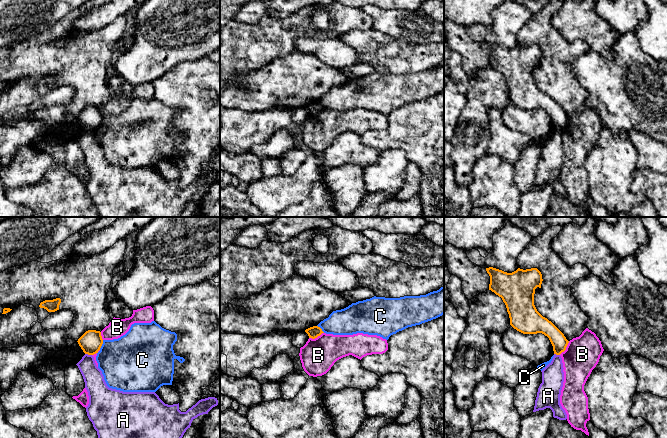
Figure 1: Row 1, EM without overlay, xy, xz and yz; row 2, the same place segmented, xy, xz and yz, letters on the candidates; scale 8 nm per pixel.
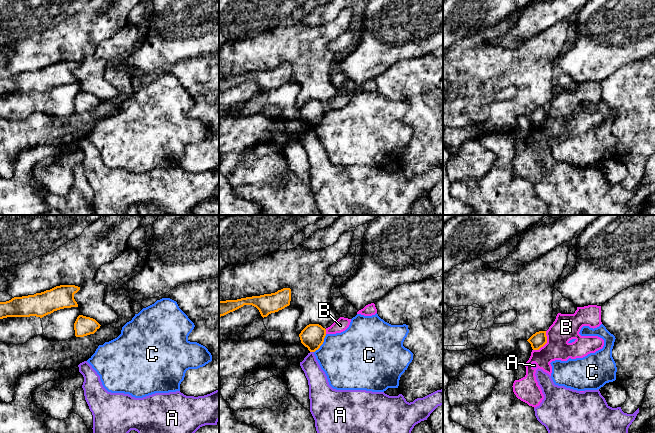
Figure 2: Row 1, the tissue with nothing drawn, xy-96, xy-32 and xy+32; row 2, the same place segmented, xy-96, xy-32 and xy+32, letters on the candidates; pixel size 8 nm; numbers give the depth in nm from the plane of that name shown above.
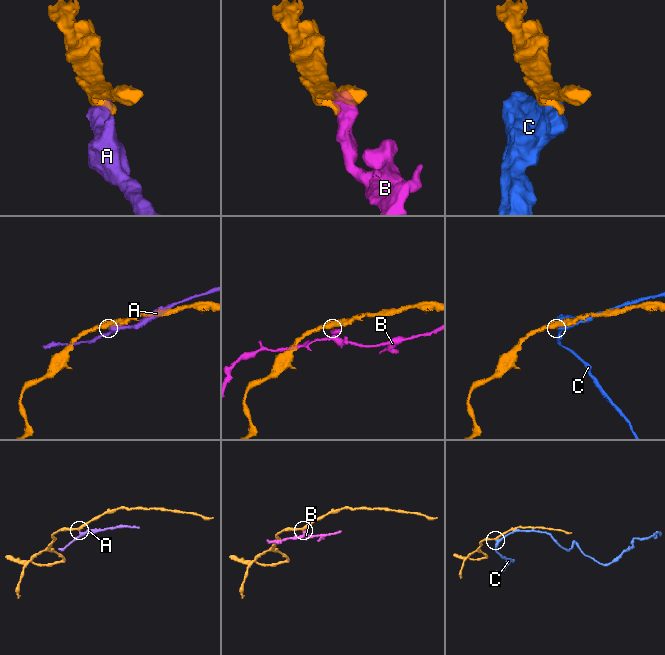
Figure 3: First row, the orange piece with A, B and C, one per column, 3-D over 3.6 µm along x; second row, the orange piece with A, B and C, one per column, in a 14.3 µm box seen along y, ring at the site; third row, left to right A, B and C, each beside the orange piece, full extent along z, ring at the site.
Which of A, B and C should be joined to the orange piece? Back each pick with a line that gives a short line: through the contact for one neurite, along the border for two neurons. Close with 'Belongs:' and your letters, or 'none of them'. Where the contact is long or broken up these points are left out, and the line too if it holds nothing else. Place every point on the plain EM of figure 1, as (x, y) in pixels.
Belongs: none of them

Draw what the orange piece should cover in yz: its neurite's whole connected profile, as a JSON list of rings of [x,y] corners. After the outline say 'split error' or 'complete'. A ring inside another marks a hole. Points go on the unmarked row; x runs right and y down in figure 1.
[[[489,43],[486,44],[490,52],[489,66],[502,74],[510,94],[510,101],[523,110],[542,109],[547,112],[553,122],[554,130],[560,131],[566,126],[569,117],[564,110],[547,94],[543,93],[534,81],[534,70],[537,63],[541,64],[542,50],[537,44],[520,45],[512,49]]]; complete

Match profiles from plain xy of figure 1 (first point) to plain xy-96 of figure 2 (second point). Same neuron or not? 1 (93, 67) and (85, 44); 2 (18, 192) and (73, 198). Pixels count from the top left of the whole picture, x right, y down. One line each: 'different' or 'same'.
1: same
2: same

